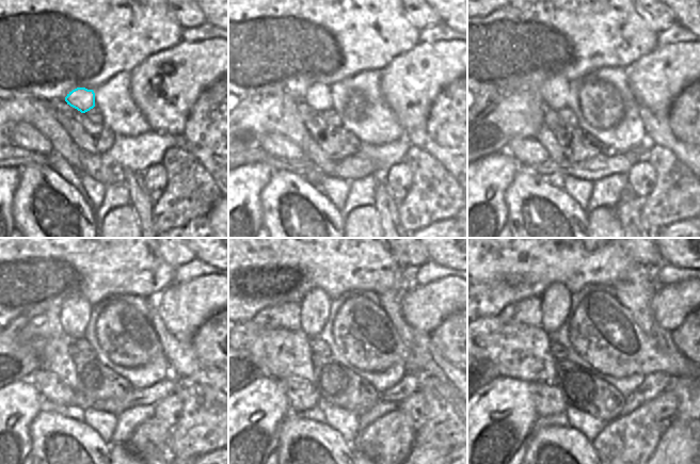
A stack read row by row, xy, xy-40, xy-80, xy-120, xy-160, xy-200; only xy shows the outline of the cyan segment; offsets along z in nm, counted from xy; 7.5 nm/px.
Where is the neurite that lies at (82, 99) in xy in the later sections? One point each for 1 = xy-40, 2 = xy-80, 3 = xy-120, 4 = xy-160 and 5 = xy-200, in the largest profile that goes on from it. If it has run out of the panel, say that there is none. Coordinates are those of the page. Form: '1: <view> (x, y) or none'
1: xy-40 (318, 96)
2: xy-80 (554, 92)
3: xy-120 (75, 314)
4: xy-160 (315, 307)
5: xy-200 (556, 300)

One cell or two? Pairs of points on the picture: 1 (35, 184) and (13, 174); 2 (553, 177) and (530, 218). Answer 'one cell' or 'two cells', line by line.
1: two cells
2: two cells

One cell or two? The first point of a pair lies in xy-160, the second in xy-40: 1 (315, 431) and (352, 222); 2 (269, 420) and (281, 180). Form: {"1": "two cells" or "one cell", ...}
{"1": "two cells", "2": "two cells"}

